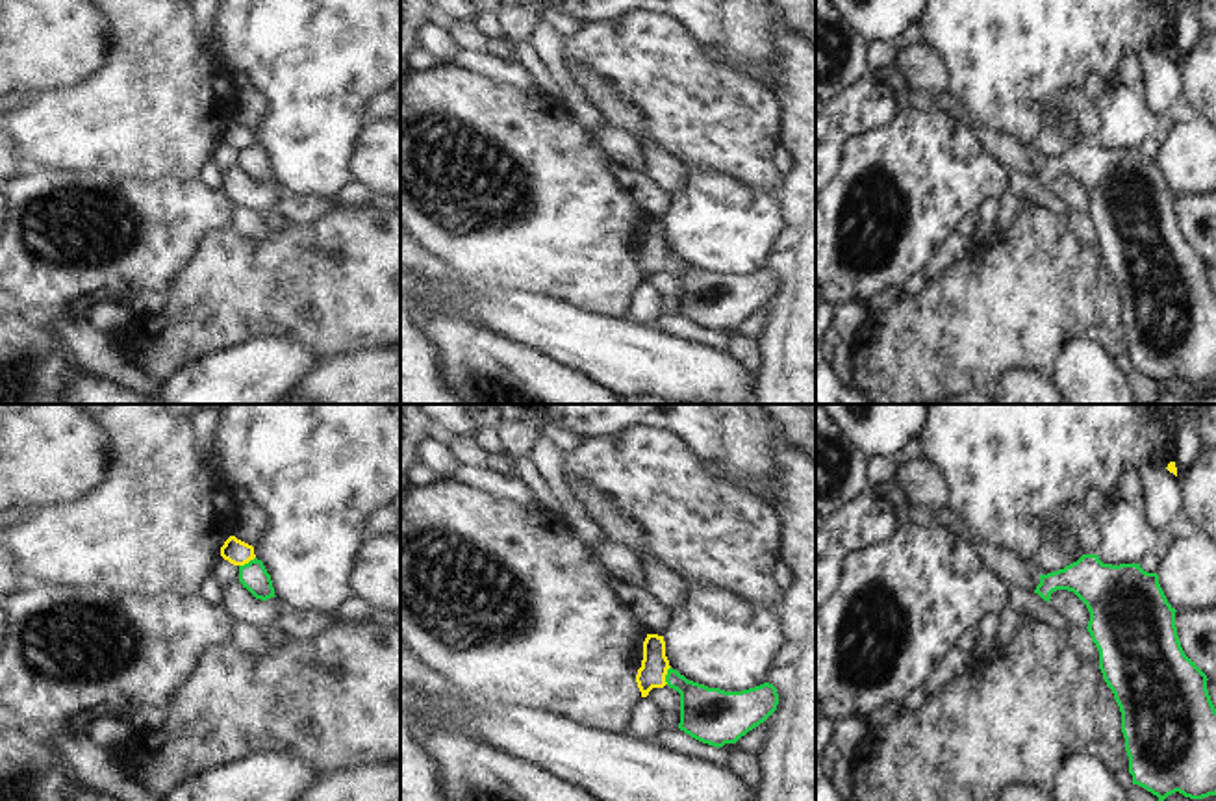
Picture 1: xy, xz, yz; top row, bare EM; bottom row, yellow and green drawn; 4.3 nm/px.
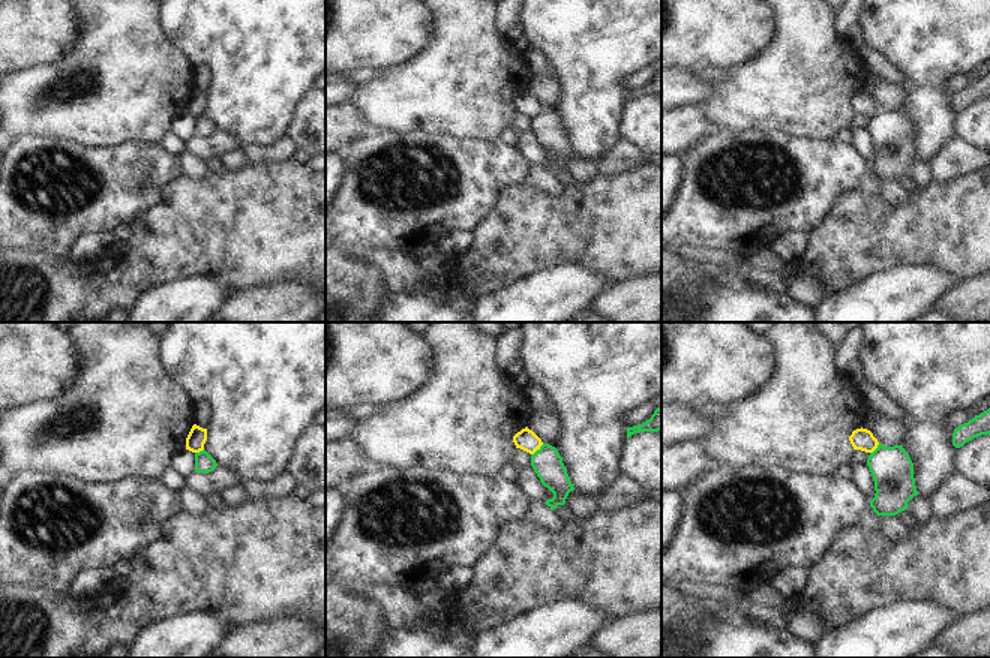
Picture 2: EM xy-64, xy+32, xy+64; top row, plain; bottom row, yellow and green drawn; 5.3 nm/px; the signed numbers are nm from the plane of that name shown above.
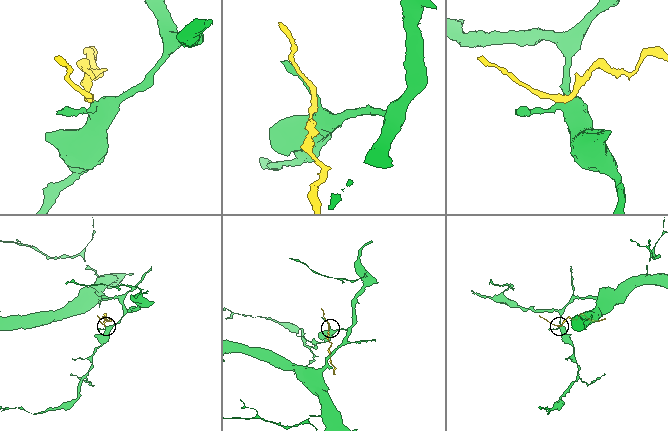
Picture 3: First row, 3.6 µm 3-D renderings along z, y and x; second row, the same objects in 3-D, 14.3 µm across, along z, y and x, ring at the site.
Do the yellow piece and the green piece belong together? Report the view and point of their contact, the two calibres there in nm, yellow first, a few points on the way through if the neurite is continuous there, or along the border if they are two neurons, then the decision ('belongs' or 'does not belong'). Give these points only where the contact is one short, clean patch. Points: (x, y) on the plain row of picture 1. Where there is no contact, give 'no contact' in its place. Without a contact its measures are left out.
contact xz (666, 258); calibres 120 and 240 nm; border xz (670, 251), (666, 267); does not belong

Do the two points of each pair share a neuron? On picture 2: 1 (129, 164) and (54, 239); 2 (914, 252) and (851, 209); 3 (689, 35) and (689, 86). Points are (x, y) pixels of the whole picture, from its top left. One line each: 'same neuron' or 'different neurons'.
1: same neuron
2: same neuron
3: different neurons

